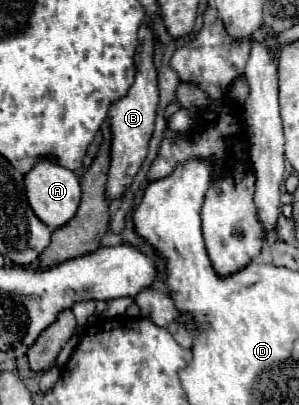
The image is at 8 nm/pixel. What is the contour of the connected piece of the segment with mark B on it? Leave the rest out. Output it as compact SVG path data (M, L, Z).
M142 23L138 29L138 51L136 51L136 79L128 93L112 103L108 121L112 127L112 163L108 171L108 199L118 199L130 187L134 175L138 173L146 151L148 141L154 131L158 107L158 81L156 81L156 67L154 67L154 33L148 23Z

